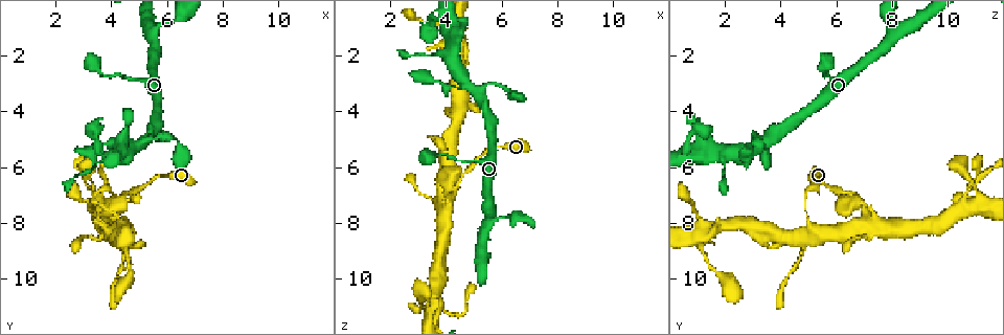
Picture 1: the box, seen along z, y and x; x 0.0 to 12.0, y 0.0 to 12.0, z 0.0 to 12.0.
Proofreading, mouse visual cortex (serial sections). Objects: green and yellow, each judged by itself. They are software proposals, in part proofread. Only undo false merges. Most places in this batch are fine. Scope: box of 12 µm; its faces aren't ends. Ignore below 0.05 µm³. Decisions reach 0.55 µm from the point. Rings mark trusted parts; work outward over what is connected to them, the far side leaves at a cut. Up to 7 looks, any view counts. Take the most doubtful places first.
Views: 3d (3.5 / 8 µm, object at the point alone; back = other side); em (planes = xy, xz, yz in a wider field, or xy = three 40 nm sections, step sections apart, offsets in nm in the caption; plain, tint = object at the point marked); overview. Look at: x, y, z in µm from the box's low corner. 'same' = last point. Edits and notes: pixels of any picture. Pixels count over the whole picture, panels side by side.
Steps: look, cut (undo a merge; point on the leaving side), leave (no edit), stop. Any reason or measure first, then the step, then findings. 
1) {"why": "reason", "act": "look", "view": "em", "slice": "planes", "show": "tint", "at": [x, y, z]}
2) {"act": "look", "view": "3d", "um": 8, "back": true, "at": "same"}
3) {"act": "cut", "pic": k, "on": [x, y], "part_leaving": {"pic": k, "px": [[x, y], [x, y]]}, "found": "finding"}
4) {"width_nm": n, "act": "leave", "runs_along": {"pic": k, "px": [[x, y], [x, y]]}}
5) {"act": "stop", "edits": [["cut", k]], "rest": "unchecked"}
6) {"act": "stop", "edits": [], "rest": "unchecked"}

{"why": "looks like a crossing", "act": "look", "view": "3d", "um": 3.5, "at": [4.3, 7.1, 6.8]}

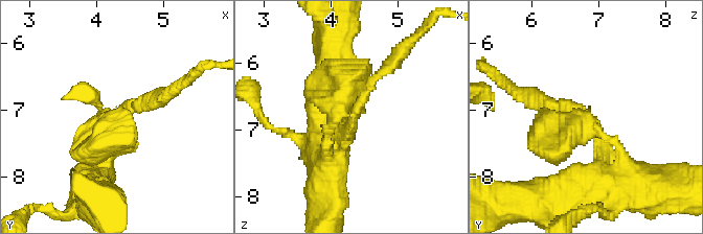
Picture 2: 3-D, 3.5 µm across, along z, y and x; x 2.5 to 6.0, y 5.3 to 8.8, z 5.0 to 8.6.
{"why": "shape alone is not enough", "act": "look", "view": "em", "slice": "xy", "step": 5, "show": "tint", "at": [4.35, 7.10, 6.80]}

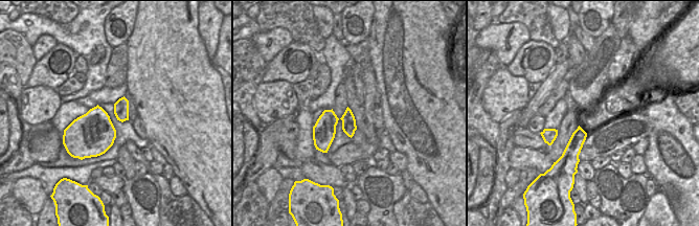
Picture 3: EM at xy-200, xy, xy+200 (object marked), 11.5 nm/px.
{"act": "leave", "runs_along": {"pic": 2, "px": [[534, 102], [582, 112], [601, 173]]}, "found": "continuous, no second cell"}

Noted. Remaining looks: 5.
{"act": "look", "view": "3d", "um": 3.5, "at": [3.6, 7.3, 10.9]}

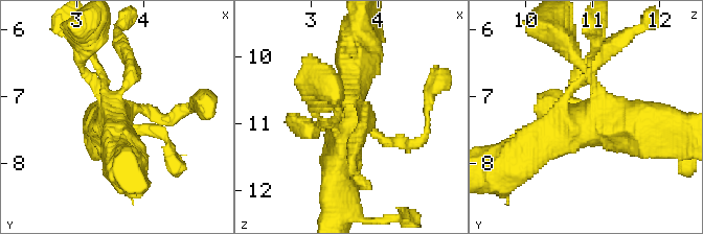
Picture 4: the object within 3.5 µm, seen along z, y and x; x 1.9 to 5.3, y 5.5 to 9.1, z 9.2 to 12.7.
{"act": "look", "view": "em", "slice": "xy", "step": 3, "show": "plain", "at": [3.60, 7.30, 10.95]}

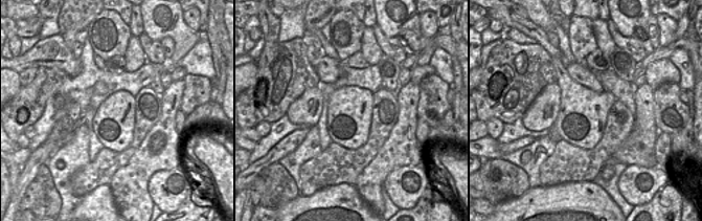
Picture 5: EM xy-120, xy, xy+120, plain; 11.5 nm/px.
{"act": "look", "view": "em", "slice": "xy", "step": 3, "show": "tint", "at": "same"}

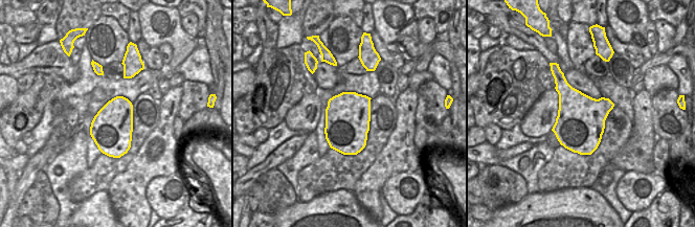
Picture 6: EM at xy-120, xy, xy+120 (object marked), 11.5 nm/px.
{"act": "leave", "runs_along": {"pic": 4, "px": [[529, 150], [598, 109], [586, 70]]}, "found": "one cell here"}

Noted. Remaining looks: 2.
{"why": "calibre changes", "act": "look", "view": "3d", "um": 3.5, "at": [3.4, 7.3, 4.9]}

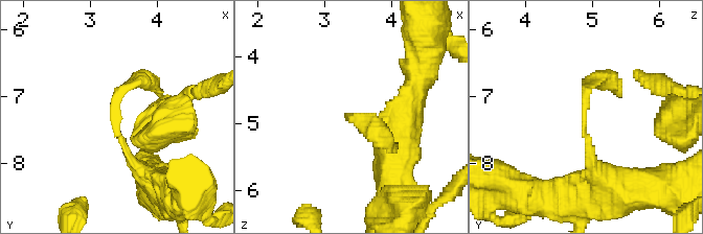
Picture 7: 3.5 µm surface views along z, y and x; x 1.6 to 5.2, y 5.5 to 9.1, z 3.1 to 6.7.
{"why": "need the tissue", "act": "look", "view": "em", "slice": "xy", "step": 3, "show": "tint", "at": [3.35, 7.20, 4.90]}

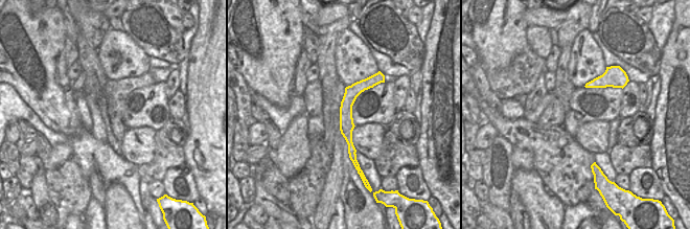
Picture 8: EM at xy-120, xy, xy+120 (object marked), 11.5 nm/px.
{"width_nm": 170, "act": "leave", "runs_along": {"pic": 8, "px": [[370, 79], [346, 104], [353, 158]]}, "found": "continuous, no second cell"}

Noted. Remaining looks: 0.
{"act": "stop", "edits": [], "rest": "unchecked"}

